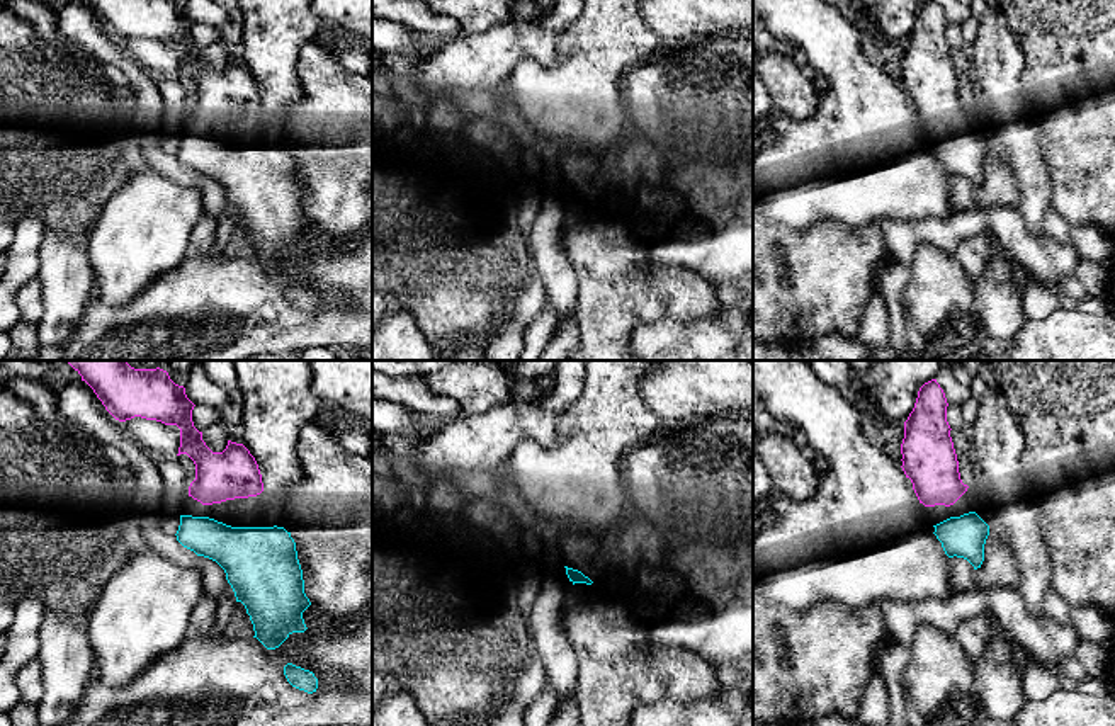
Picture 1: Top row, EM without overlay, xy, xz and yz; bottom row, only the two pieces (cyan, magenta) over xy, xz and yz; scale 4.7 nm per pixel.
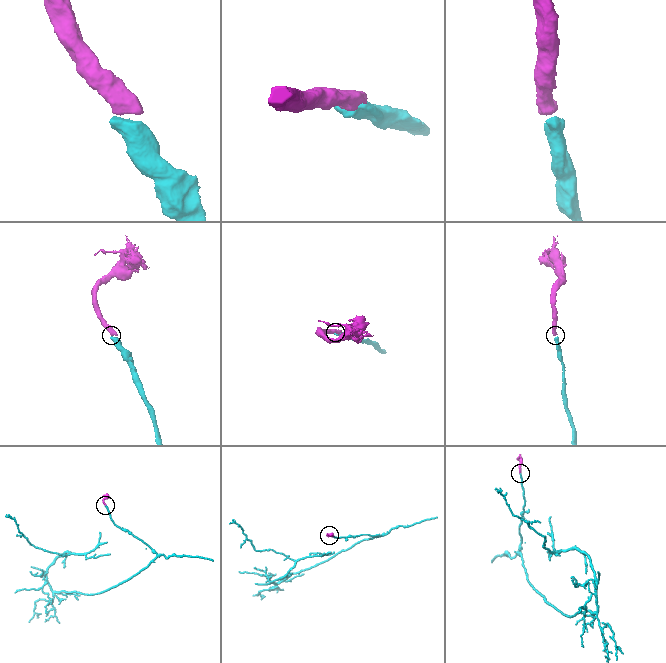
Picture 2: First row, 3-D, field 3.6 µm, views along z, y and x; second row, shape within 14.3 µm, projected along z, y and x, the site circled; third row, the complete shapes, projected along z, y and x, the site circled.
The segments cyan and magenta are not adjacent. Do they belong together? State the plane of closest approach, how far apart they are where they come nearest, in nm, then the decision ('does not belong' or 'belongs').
view yz; gap 60 nm; belongs

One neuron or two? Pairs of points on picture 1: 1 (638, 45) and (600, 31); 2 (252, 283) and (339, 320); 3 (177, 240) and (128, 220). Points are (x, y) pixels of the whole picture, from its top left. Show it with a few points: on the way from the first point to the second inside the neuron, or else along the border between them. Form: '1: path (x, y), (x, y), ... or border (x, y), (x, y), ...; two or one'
1: path (629, 36), (624, 31), (609, 31); one
2: path (274, 305), (291, 322), (316, 322); one
3: path (165, 240), (140, 232); one

